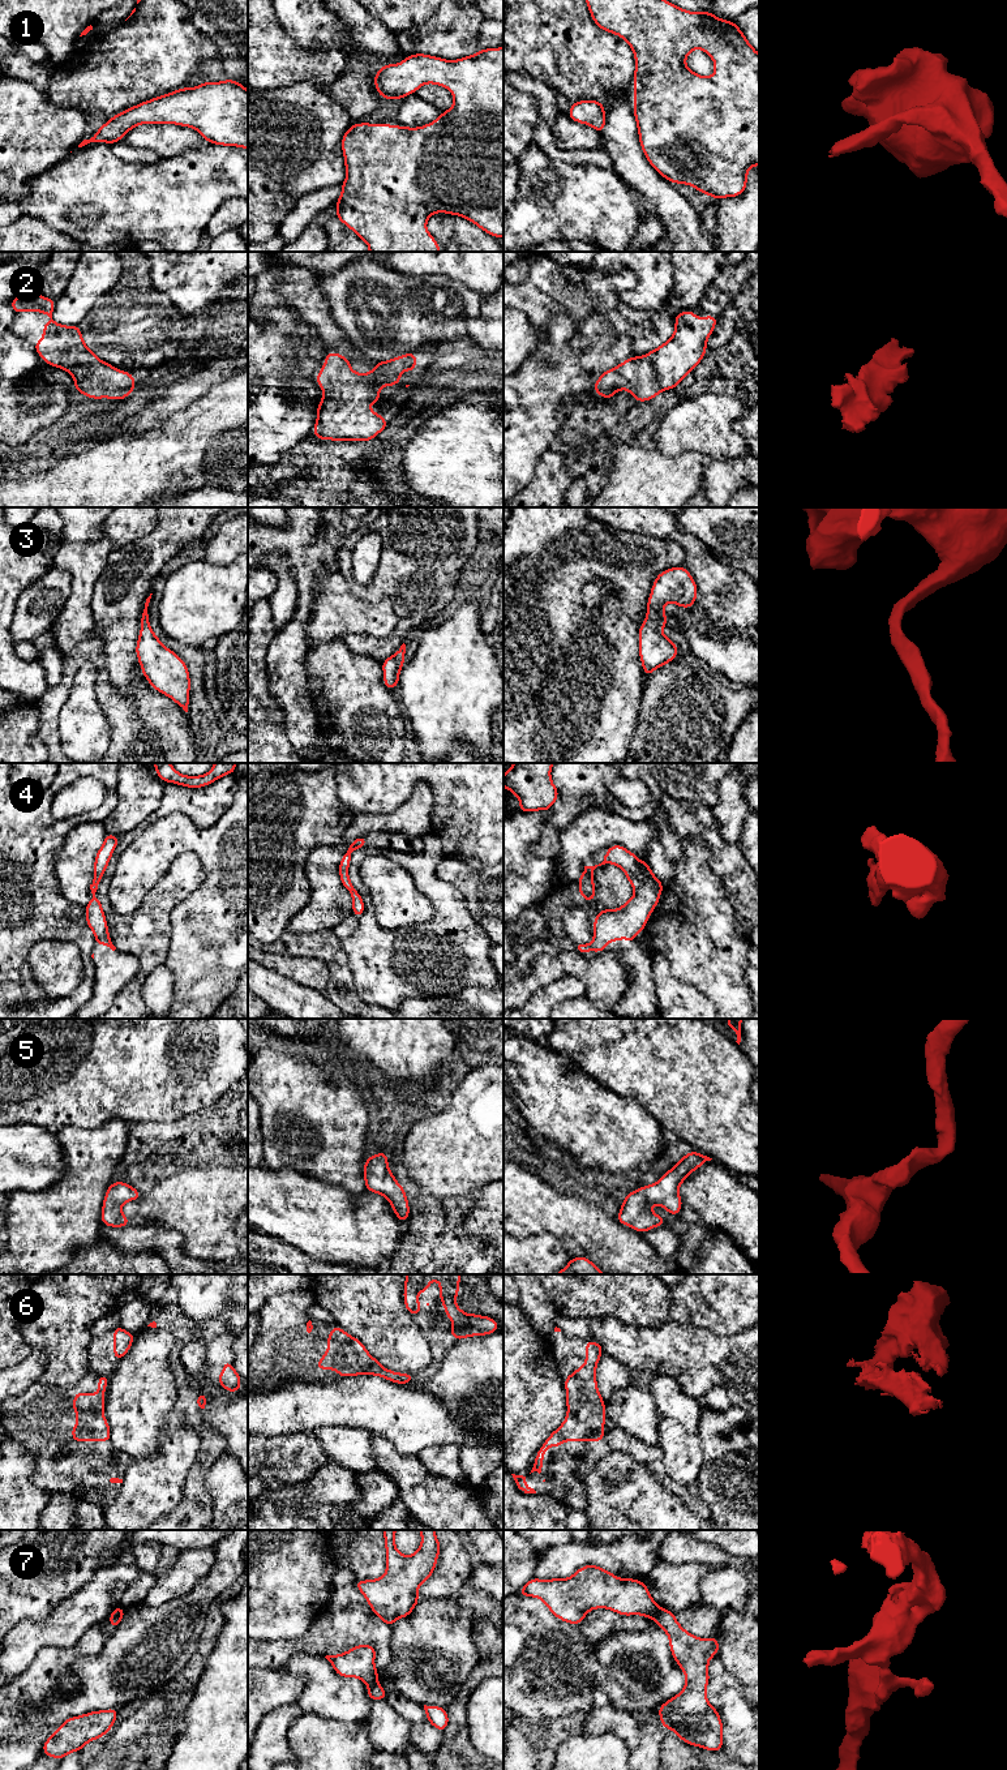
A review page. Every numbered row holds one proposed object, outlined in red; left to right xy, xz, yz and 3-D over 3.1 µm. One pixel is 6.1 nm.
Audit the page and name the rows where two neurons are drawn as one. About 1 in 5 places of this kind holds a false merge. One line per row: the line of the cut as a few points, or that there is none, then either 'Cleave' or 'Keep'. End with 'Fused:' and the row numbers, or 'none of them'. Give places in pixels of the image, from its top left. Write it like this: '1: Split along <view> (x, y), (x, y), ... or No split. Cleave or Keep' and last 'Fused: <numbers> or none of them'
1: No split. Keep
2: No split. Keep
3: No split. Keep
4: No split. Keep
5: No split. Keep
6: No split. Keep
7: Split along yz (659, 1608), (654, 1618). Cleave
Fused: 7

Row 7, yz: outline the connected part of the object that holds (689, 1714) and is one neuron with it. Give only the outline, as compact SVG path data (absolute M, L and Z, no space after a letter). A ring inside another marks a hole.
M659 1608L655 1621L669 1636L672 1655L686 1676L684 1689L657 1709L660 1723L690 1745L723 1750L723 1722L706 1696L708 1662L719 1654L717 1637L693 1636L667 1608Z

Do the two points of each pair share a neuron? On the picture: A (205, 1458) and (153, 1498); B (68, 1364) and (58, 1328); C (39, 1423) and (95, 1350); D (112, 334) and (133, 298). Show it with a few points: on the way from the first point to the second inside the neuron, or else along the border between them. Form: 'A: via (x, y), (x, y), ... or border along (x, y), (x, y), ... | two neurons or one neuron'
A: border along (200, 1443), (198, 1452), (187, 1474) | two neurons
B: via (65, 1355), (63, 1337) | one neuron
C: via (60, 1414), (99, 1375), (99, 1371) | one neuron
D: via (121, 325), (132, 314), (132, 307) | one neuron

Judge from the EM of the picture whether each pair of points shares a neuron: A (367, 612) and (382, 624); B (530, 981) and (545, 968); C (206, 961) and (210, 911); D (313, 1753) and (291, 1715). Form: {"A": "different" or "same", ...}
{"A": "same", "B": "same", "C": "same", "D": "different"}

